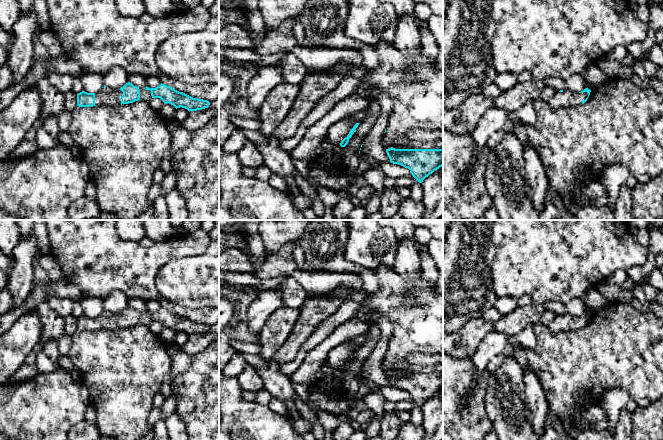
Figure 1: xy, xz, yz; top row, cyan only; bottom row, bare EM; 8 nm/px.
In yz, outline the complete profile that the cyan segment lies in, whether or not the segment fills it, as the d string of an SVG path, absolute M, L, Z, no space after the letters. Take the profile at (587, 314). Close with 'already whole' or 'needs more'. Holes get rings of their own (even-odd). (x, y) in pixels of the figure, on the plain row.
M585 312L581 316L573 316L568 313L557 315L548 325L547 328L552 332L575 331L584 328L591 314Z; needs more

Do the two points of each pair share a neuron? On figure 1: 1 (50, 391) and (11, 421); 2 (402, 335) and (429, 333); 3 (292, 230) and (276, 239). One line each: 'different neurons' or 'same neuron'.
1: same neuron
2: same neuron
3: same neuron

